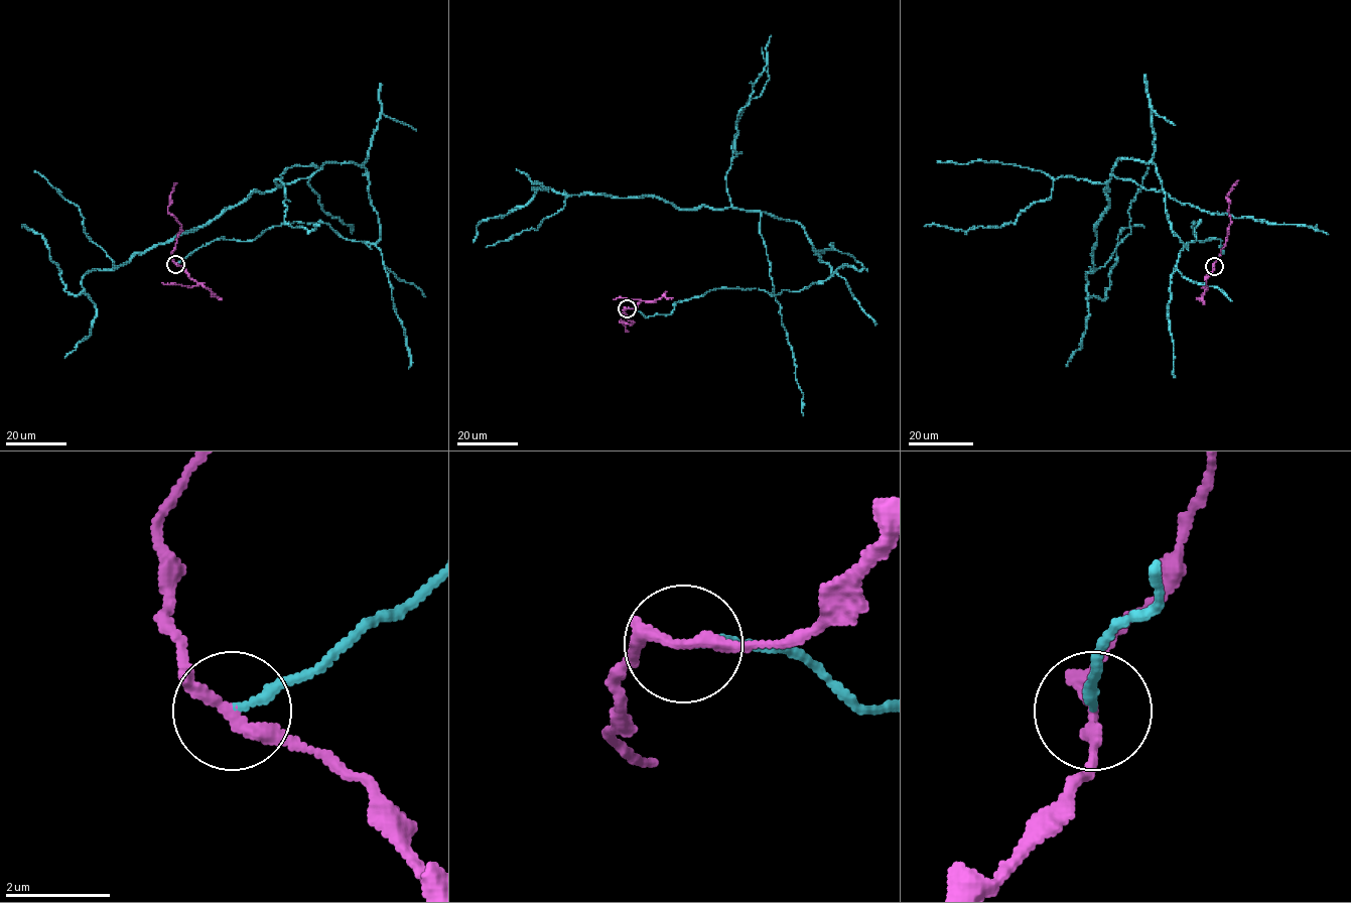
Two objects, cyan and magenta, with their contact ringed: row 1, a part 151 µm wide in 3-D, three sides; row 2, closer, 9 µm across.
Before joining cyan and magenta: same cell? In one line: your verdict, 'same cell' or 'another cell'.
another cell

